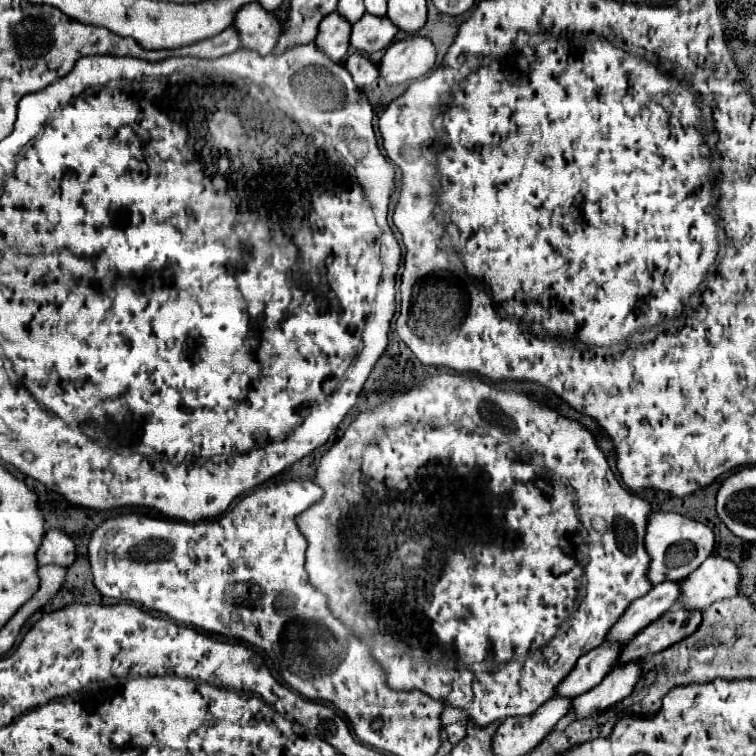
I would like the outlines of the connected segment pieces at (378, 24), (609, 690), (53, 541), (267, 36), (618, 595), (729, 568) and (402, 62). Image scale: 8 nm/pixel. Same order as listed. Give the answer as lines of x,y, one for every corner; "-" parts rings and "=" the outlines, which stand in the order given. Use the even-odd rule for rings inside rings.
364,14
356,24
352,24
350,46
362,54
372,54
386,48
394,36
398,34
398,26
388,18
=
622,664
622,668
612,668
610,674
604,676
604,680
590,692
576,696
576,700
572,702
574,712
580,718
590,716
592,712
598,712
602,708
608,708
620,700
624,700
626,696
630,696
630,692
634,690
636,682
642,676
642,666
638,664
=
50,528
36,554
40,564
58,564
68,568
76,560
76,544
70,534
60,528
=
254,2
238,10
234,26
240,32
242,46
260,52
262,56
274,50
274,44
278,44
278,32
282,32
282,22
=
452,372
428,374
424,380
416,380
408,392
388,396
380,406
358,414
358,418
346,428
344,436
338,442
334,442
334,446
322,456
314,482
318,486
322,486
324,498
318,500
318,504
312,504
308,508
308,512
300,514
296,520
300,532
308,540
304,568
308,572
310,584
314,588
318,588
324,596
328,596
330,612
340,622
344,622
354,632
354,636
358,636
358,638
368,636
370,654
382,666
390,688
402,690
402,692
412,692
412,690
426,692
430,698
442,700
446,706
466,710
470,720
478,726
486,726
486,724
492,724
496,720
504,720
510,716
534,714
546,700
554,698
554,688
558,688
558,684
570,674
576,660
582,654
590,652
592,648
598,648
606,640
610,628
626,612
626,608
636,598
640,598
652,590
650,580
646,576
646,572
650,568
650,556
644,546
646,524
648,524
648,516
652,514
650,502
640,498
638,494
626,490
624,486
620,486
620,482
616,480
616,476
606,462
604,452
598,448
594,434
586,426
582,426
576,420
564,418
562,414
552,410
548,404
544,404
532,392
502,390
492,384
486,384
478,376
464,376
464,374
452,374
-
468,400
470,402
472,400
474,402
500,400
500,402
494,402
492,412
494,412
494,418
498,412
504,412
506,418
496,420
498,422
496,424
494,418
484,420
482,418
484,410
482,410
482,414
478,410
478,420
472,420
472,416
468,414
-
512,426
516,426
516,430
520,430
520,426
528,426
528,430
532,434
554,436
554,438
550,438
552,442
554,440
564,442
564,450
562,450
564,454
560,454
560,448
556,454
556,460
560,460
560,466
564,466
564,468
548,470
540,464
534,464
528,458
526,448
514,448
508,442
502,442
500,438
490,434
492,428
496,428
498,432
502,432
502,430
506,432
506,430
512,430
-
590,470
598,470
592,474
602,474
602,476
596,476
594,480
590,480
588,478
-
340,490
342,490
342,504
338,504
-
538,500
544,502
542,504
544,510
538,510
-
586,570
588,570
588,586
586,586
586,594
580,598
580,586
582,586
582,580
586,578
=
710,556
682,582
682,596
678,602
690,610
704,610
708,604
730,596
738,596
738,566
730,560
724,560
722,556
=
410,34
388,46
378,68
382,80
388,84
402,84
430,72
434,62
436,48
432,40
422,34

